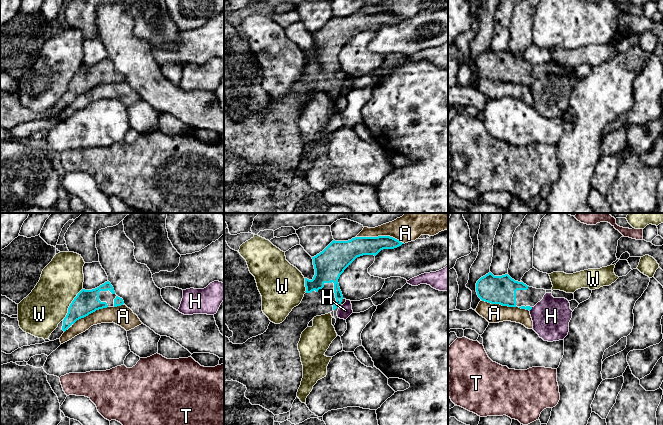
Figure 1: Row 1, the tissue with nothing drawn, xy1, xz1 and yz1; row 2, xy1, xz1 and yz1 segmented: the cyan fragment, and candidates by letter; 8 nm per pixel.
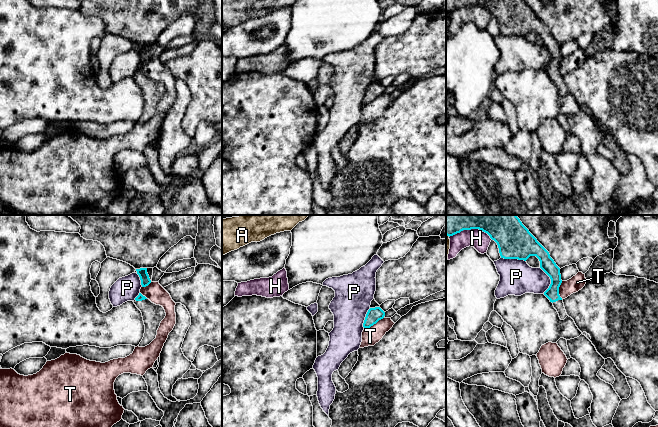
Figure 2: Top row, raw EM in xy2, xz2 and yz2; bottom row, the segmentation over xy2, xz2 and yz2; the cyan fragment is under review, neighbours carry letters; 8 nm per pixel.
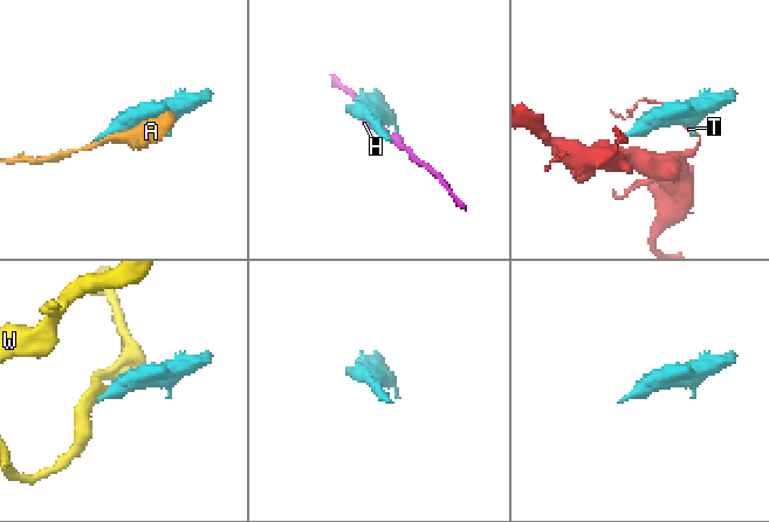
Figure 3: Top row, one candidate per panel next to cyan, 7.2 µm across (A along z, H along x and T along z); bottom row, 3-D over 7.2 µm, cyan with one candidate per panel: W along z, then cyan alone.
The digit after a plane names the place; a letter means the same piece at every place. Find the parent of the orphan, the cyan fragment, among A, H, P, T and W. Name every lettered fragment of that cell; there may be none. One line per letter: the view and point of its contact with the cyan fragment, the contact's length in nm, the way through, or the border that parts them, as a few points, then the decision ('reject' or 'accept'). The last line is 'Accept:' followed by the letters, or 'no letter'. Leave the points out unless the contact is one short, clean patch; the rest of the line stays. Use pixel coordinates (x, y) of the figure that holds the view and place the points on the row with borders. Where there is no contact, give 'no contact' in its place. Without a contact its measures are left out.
A: contact xz1 (381, 236); length 380 nm; reject
H: contact yz2 (471, 228); length 360 nm; reject
P: contact yz2 (551, 280); length 220 nm; reject
T: contact xz2 (374, 323); length 190 nm; border xz2 (384, 317), (369, 327), (364, 328); reject
W: contact xy1 (71, 303); length 300 nm; border xy1 (82, 288), (70, 304), (68, 312), (63, 318); reject
Accept: no letter

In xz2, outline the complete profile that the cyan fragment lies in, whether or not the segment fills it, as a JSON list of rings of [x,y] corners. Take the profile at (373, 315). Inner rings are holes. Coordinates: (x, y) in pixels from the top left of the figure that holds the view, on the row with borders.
[[[380,307],[370,308],[366,314],[363,327],[370,328],[376,324],[379,320],[383,319],[385,312]]]

